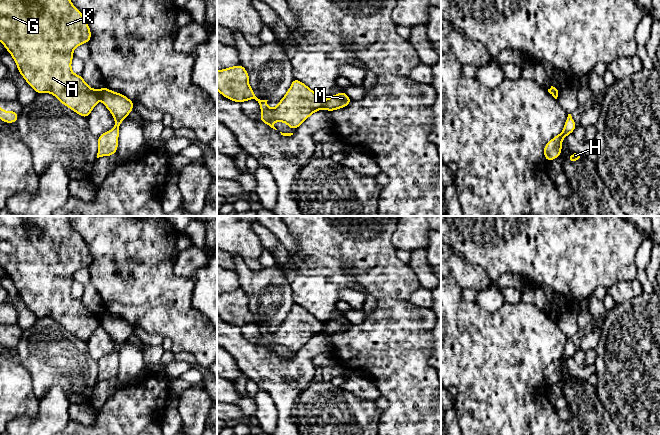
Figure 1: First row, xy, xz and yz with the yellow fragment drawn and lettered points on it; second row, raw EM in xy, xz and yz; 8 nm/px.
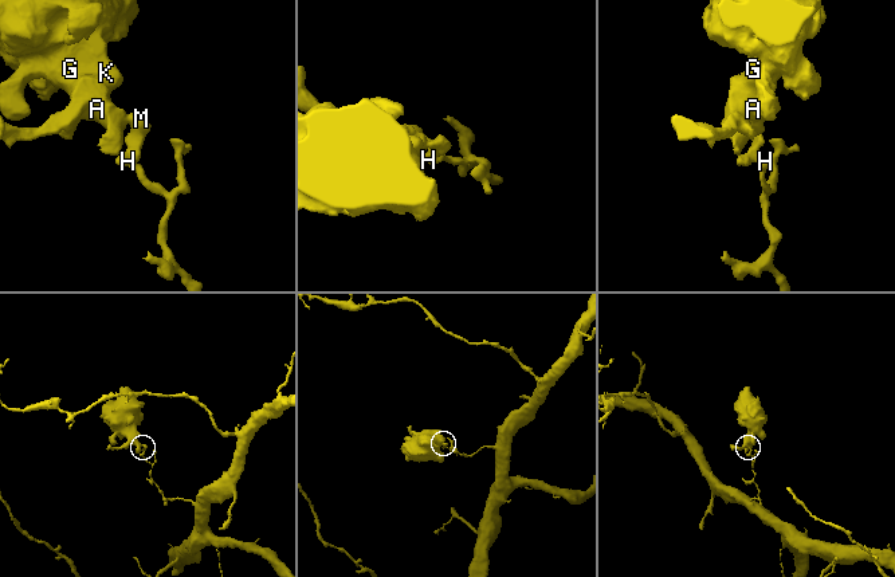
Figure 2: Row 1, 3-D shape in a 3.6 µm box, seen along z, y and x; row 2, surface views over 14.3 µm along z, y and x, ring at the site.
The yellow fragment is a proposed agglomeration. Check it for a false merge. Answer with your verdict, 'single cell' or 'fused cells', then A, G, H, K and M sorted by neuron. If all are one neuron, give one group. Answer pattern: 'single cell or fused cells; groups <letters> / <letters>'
fused cells; groups A G K / H M

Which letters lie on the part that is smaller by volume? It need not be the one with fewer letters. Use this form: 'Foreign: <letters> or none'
Foreign: A, G, K

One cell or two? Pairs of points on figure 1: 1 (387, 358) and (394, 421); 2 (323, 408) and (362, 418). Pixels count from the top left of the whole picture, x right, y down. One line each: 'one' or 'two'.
1: one
2: one

